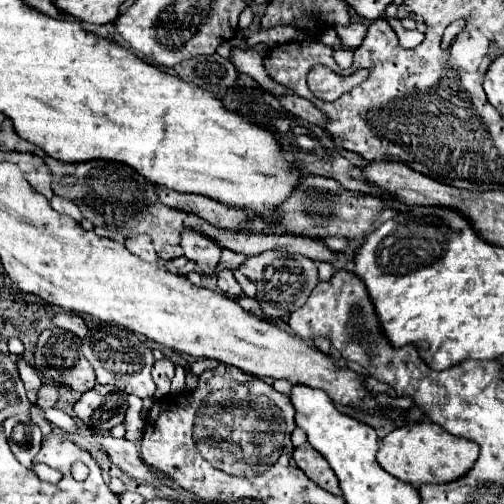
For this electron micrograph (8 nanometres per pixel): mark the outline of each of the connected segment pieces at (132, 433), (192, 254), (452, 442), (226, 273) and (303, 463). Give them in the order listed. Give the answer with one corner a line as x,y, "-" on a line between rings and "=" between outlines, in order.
128,396
128,402
130,402
130,406
128,406
128,412
126,412
124,422
122,422
124,428
126,428
124,438
136,442
136,440
142,438
142,430
144,430
144,420
140,418
142,400
138,396
=
186,230
182,234
182,248
184,256
194,264
198,264
200,274
216,274
216,266
220,262
220,252
222,252
218,244
210,242
210,238
202,234
=
412,422
392,430
378,450
378,464
394,478
422,486
422,484
448,484
462,478
478,460
478,444
452,436
432,422
=
220,270
216,276
218,276
218,288
220,288
222,294
226,294
230,298
236,298
236,296
242,294
240,284
236,282
236,278
232,276
230,270
=
308,442
294,450
294,460
298,468
320,488
324,488
330,494
340,494
340,486
338,486
338,478
334,478
334,470
330,470
326,458
322,458
322,454
318,454
318,450
314,450

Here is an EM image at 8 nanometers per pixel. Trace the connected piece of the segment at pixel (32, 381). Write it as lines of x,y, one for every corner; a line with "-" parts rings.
18,360
18,372
20,372
20,378
26,386
26,394
28,394
28,400
34,404
34,398
36,398
36,392
38,388
42,386
42,380
36,372
36,368
32,364
28,364
26,360

